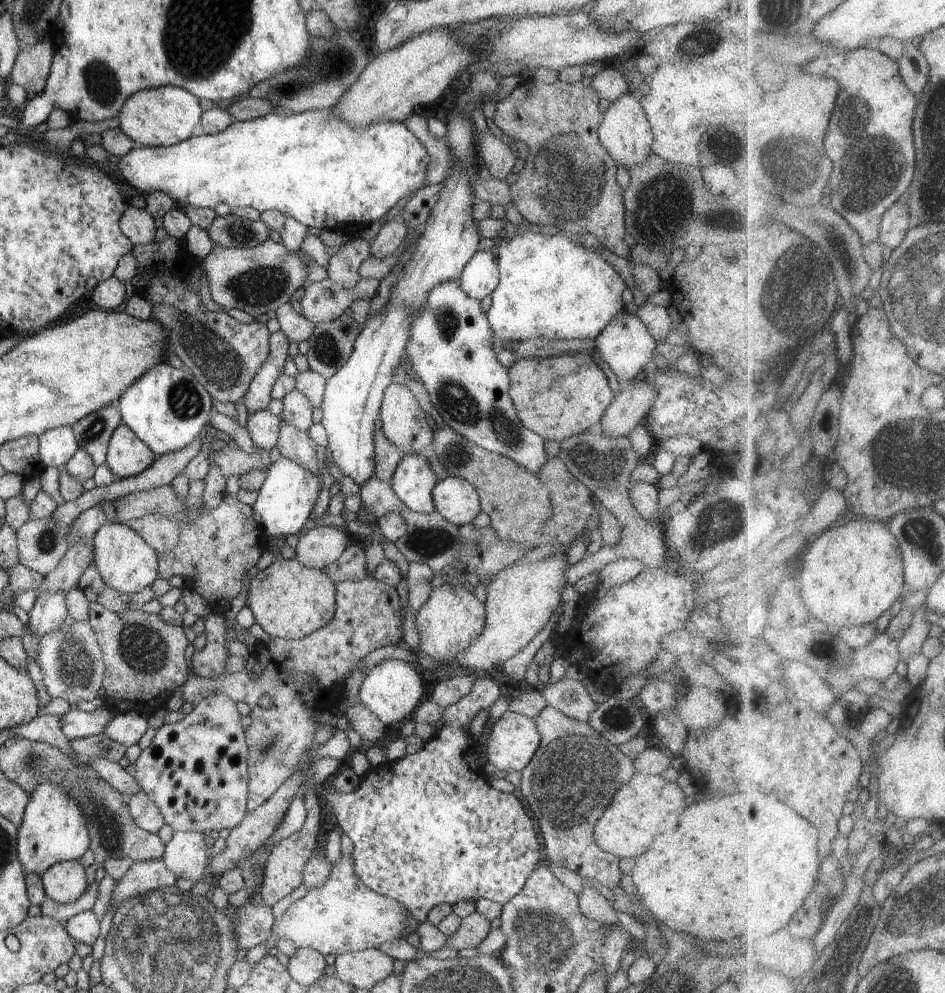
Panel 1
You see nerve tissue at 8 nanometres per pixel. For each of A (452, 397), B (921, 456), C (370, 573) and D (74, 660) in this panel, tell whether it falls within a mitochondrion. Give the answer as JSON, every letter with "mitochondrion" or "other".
{"A":"mitochondrion","B":"mitochondrion","C":"other","D":"mitochondrion"}

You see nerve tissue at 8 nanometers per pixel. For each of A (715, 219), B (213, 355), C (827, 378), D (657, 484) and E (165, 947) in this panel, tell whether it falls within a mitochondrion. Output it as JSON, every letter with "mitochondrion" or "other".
{"A":"other","B":"mitochondrion","C":"other","D":"other","E":"mitochondrion"}

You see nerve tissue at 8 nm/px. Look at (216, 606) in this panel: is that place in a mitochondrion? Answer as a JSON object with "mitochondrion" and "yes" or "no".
{"mitochondrion":"no"}

